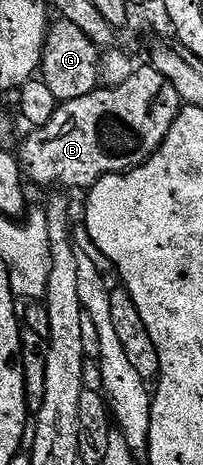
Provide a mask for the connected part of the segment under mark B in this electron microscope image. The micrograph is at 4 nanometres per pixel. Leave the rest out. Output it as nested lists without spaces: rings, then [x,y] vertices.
[[[152,67],[145,68],[135,68],[132,79],[120,83],[120,87],[99,87],[80,99],[61,102],[56,115],[52,115],[48,123],[31,128],[22,145],[22,153],[20,152],[23,174],[38,185],[58,185],[54,187],[61,187],[66,191],[86,191],[101,177],[126,173],[137,165],[143,165],[161,147],[162,140],[178,118],[179,111],[184,108],[180,95],[176,95],[176,87],[172,87],[172,83],[164,79],[160,71]]]

